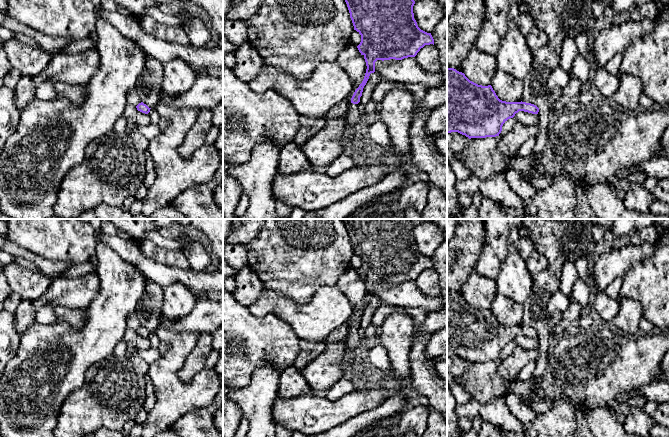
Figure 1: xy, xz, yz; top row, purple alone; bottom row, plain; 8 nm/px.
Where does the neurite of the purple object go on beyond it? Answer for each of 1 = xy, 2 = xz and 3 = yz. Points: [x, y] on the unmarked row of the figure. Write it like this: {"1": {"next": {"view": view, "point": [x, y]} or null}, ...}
{"1": {"next": null}, "2": {"next": null}, "3": {"next": null}}

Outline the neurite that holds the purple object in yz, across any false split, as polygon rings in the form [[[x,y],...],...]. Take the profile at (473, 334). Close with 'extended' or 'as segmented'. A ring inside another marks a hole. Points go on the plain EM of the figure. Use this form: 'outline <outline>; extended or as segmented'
outline [[[447,292],[447,357],[458,356],[471,362],[496,361],[502,355],[503,348],[519,335],[538,338],[539,332],[526,326],[506,326],[498,322],[491,309],[482,310],[470,305],[464,297]]]; as segmented

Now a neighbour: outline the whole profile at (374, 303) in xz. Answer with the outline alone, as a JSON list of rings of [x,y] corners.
[[[374,296],[370,298],[368,305],[363,312],[362,316],[363,323],[360,324],[360,327],[367,326],[368,321],[372,319],[374,312],[381,306],[381,304],[382,302],[378,297]]]

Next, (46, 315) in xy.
[[[44,306],[36,310],[36,322],[43,325],[50,325],[57,322],[57,316],[54,307]]]

